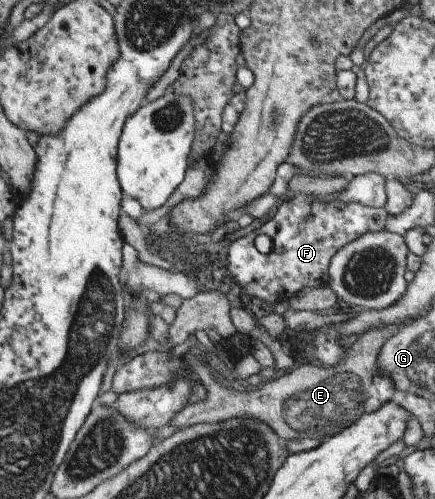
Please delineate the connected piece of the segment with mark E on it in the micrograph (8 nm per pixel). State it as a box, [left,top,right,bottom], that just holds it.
[169,318,416,442]

